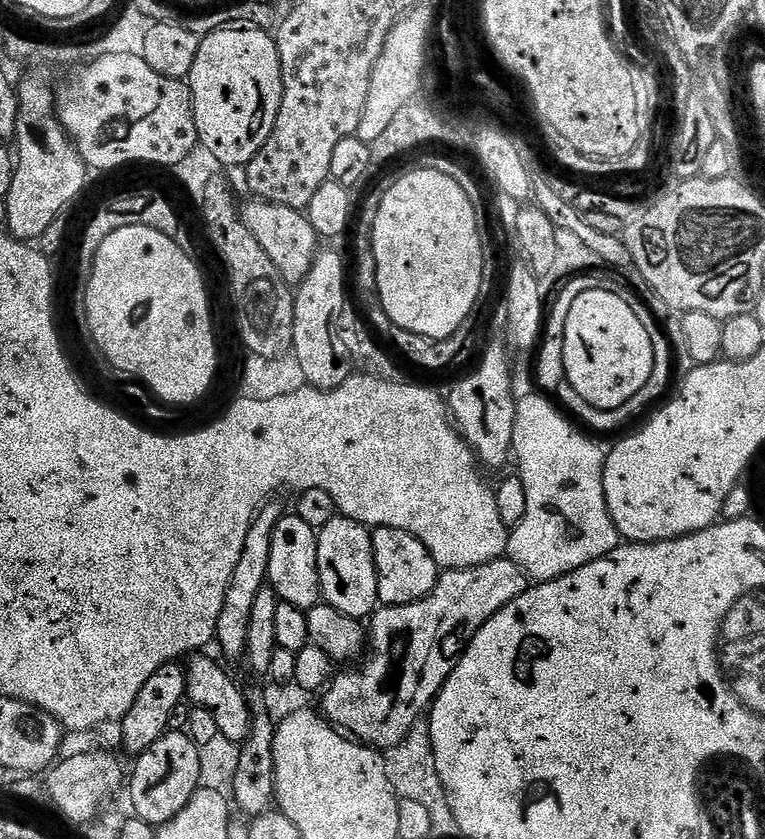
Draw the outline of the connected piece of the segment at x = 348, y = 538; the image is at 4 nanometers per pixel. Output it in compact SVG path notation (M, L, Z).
M338 514L330 522L326 522L324 528L319 529L316 541L318 542L320 591L323 599L329 606L337 608L342 615L352 616L358 621L371 617L378 608L378 578L376 577L371 531L348 516Z

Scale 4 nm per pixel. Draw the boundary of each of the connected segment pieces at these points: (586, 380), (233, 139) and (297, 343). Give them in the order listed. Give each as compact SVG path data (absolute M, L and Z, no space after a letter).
M586 290L586 294L582 294L574 301L574 306L570 306L570 315L566 318L566 346L564 347L564 379L568 380L571 386L574 386L578 394L591 406L596 406L599 410L614 410L618 406L622 406L628 402L634 394L638 394L638 390L642 390L642 386L650 379L651 371L655 366L654 342L650 342L649 325L644 325L644 320L640 317L641 313L628 304L627 299L619 292L607 292L606 290Z
M225 26L203 37L198 46L198 58L186 77L188 89L192 92L192 109L196 134L201 149L205 148L214 159L228 168L247 166L254 154L262 150L278 110L282 106L282 62L278 58L276 41L265 29L255 26Z
M330 248L319 249L315 261L311 264L310 272L295 291L295 312L293 326L292 352L300 362L305 383L313 388L322 390L334 389L348 380L354 367L351 360L350 345L347 339L342 338L340 330L342 318L348 304L346 300L346 270L341 256Z

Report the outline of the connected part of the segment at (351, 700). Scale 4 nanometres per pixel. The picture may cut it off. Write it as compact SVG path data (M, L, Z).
M507 558L491 560L473 568L453 568L440 573L440 581L426 598L409 604L389 604L381 607L371 617L367 629L366 655L361 668L353 672L333 675L322 693L323 715L329 724L343 730L349 737L363 742L377 750L398 746L411 728L431 709L432 701L442 690L446 678L454 670L468 643L514 598L518 598L530 586L528 575L514 561Z

